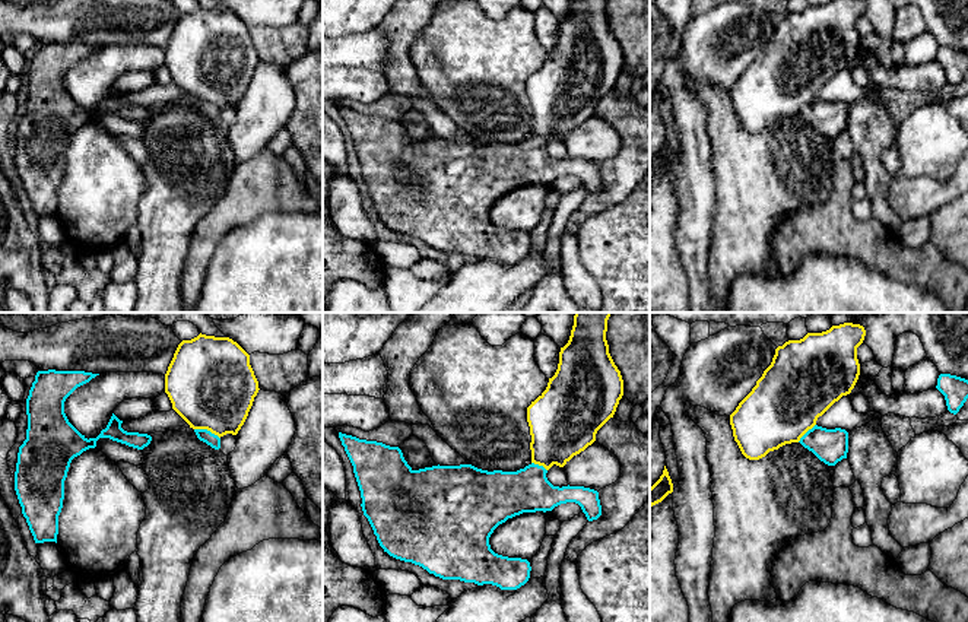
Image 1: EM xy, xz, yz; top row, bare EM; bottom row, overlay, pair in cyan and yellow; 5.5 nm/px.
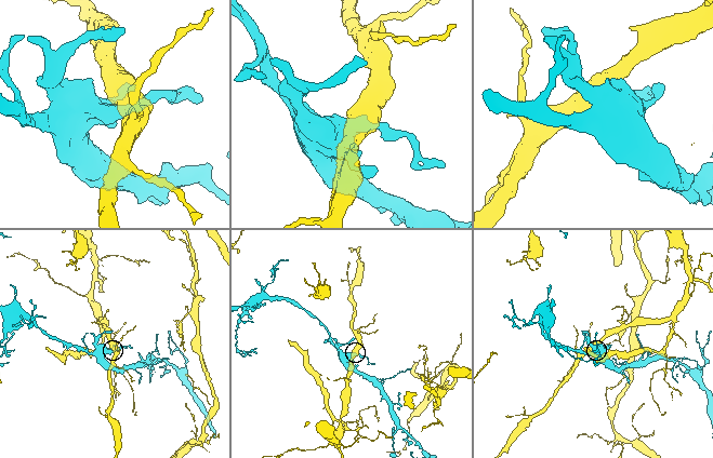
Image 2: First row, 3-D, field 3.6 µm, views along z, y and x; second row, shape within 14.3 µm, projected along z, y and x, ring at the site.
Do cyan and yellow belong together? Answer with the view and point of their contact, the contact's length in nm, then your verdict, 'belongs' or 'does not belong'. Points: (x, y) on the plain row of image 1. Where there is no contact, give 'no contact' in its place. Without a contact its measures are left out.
meets cyan in xy at (206, 102); contact 160 nm long; does not belong

